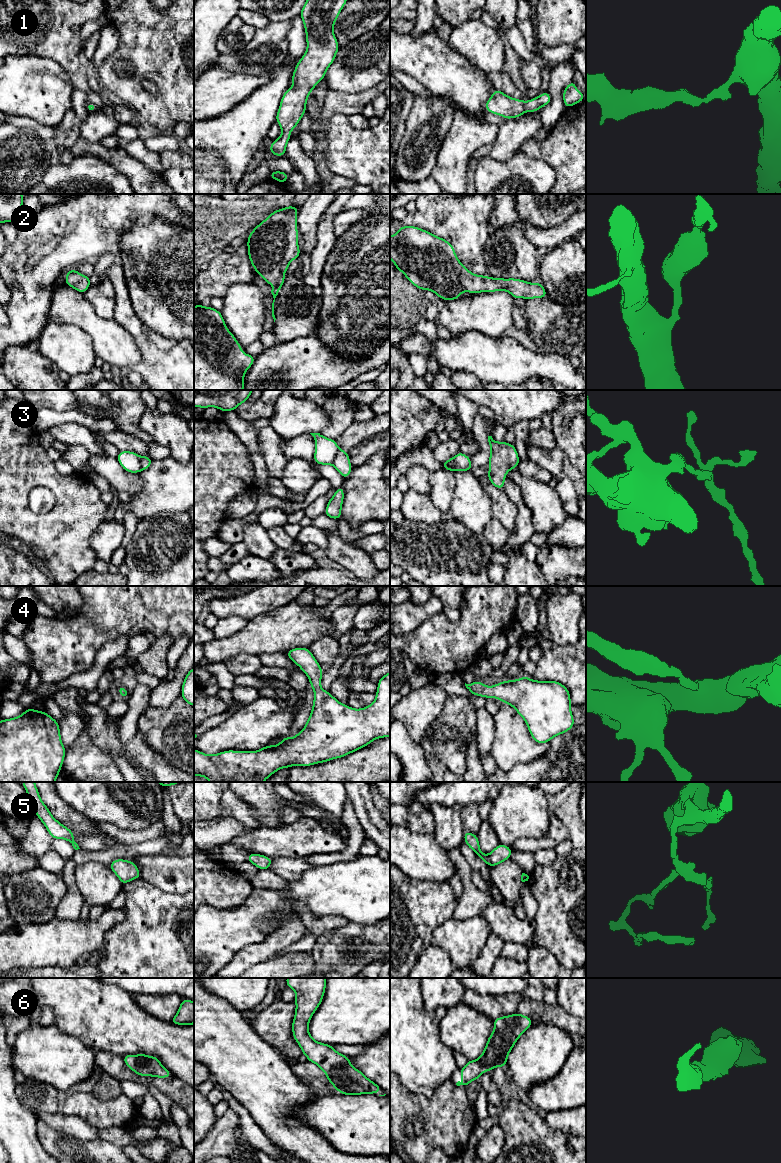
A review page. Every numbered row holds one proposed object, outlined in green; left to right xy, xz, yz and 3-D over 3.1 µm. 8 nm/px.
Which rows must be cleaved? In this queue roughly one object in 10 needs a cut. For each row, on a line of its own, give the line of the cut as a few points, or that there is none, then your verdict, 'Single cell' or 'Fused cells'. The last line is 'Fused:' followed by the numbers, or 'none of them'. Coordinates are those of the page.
1: No split. Single cell
2: No split. Single cell
3: Split along yz (442, 466), (454, 465), (459, 469). Fused cells
4: No split. Single cell
5: No split. Single cell
6: No split. Single cell
Fused: 3

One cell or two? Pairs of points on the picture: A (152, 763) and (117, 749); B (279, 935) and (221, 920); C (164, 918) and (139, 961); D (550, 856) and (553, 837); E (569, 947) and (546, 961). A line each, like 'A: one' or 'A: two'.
A: one
B: two
C: one
D: two
E: two

